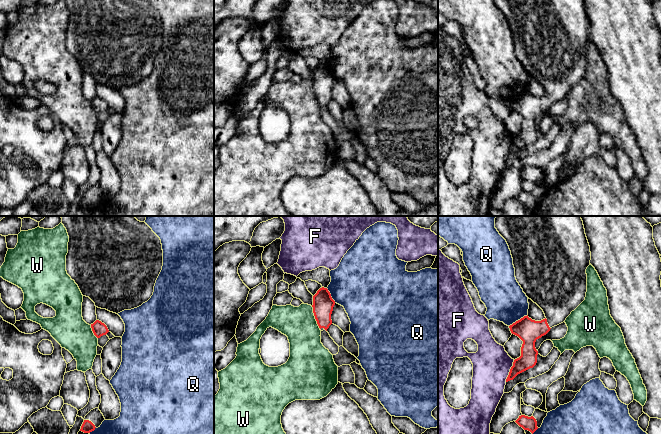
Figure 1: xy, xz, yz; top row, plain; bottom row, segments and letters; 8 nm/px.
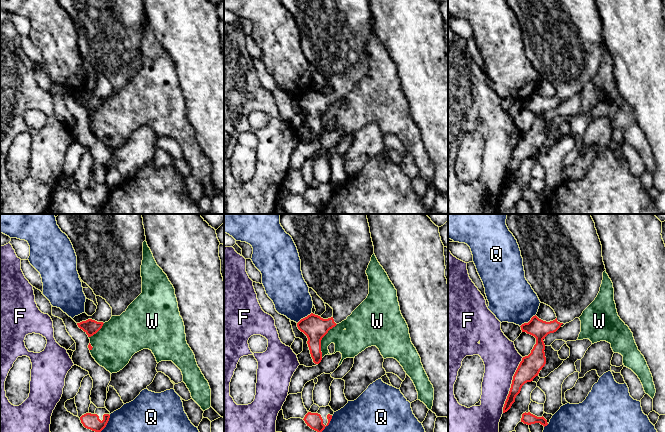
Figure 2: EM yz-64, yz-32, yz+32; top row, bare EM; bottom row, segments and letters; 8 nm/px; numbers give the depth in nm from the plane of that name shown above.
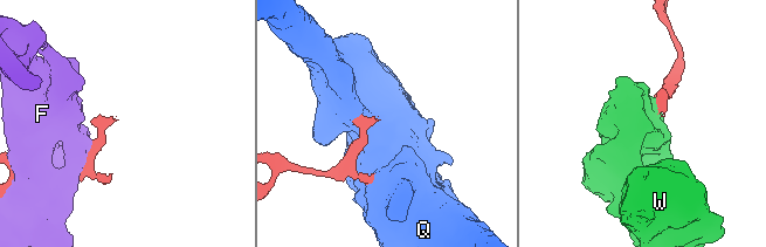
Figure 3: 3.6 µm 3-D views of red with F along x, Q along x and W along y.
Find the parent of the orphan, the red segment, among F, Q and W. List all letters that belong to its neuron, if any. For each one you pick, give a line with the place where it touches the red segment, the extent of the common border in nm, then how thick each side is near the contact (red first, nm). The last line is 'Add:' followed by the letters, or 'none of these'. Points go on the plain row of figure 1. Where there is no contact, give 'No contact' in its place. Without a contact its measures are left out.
Add: none of these

